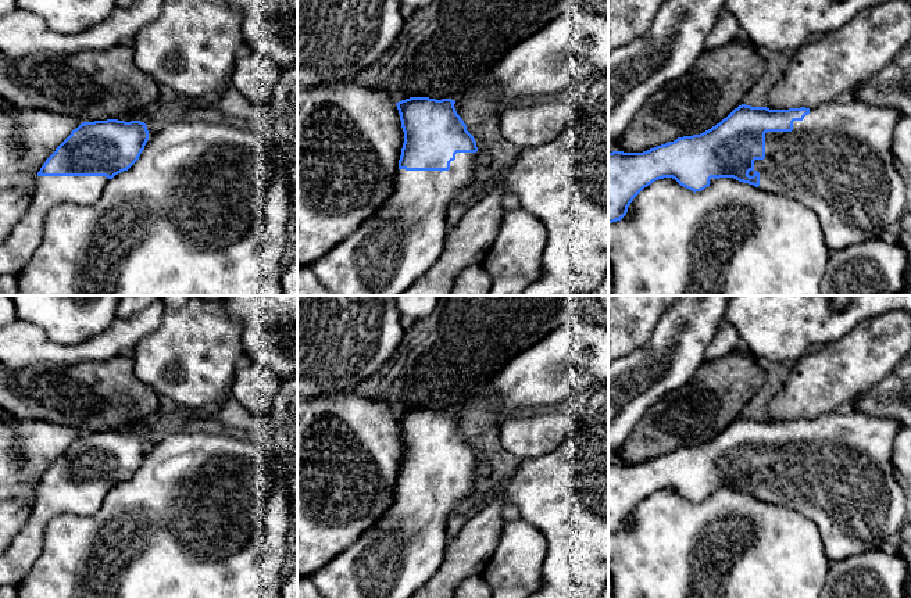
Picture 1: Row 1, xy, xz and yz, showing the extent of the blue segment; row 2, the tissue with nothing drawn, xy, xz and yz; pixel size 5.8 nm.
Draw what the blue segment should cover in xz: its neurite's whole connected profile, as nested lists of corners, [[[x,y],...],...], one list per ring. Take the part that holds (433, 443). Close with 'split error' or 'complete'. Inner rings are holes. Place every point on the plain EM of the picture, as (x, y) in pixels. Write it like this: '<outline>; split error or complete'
[[[410,408],[396,413],[404,454],[399,480],[449,481],[457,463],[476,463],[476,452],[456,422],[456,411]]]; complete

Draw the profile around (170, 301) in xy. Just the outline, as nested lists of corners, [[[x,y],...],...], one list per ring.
[[[161,296],[165,309],[167,308],[174,308],[174,309],[182,308],[190,297],[193,296]]]

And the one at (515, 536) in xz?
[[[524,519],[505,522],[492,558],[480,577],[490,588],[490,598],[528,598],[542,587],[542,569],[546,556],[543,533]]]

